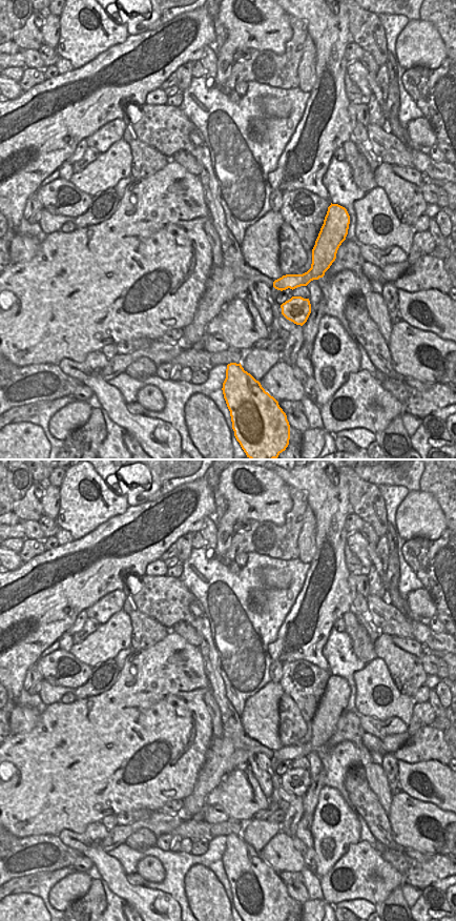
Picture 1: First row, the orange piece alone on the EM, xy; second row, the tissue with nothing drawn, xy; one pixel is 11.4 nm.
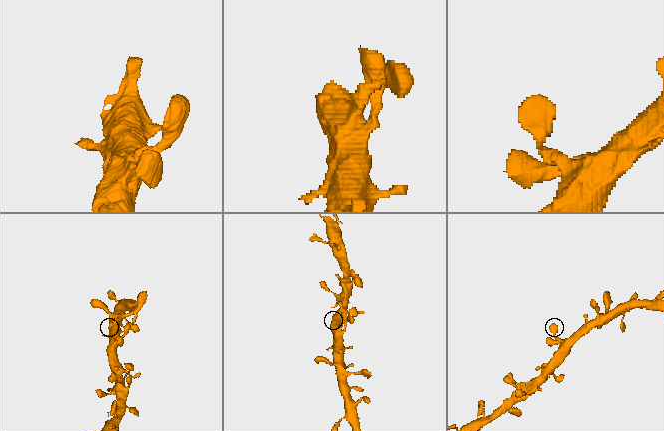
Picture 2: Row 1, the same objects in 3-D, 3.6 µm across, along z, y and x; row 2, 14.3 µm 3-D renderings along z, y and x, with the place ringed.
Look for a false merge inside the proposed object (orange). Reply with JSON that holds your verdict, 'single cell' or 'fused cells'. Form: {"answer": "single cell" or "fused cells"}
{"answer": "single cell"}

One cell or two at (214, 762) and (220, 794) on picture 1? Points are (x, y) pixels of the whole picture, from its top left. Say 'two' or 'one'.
two

